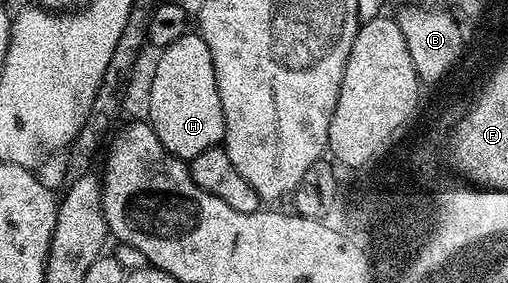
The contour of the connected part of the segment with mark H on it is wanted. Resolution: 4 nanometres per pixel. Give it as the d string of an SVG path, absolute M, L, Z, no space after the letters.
M196 32L182 35L174 40L174 44L163 47L159 54L152 83L148 86L146 118L158 140L162 140L162 148L166 148L166 152L176 158L190 160L224 141L222 100L218 96L214 60L206 40Z

